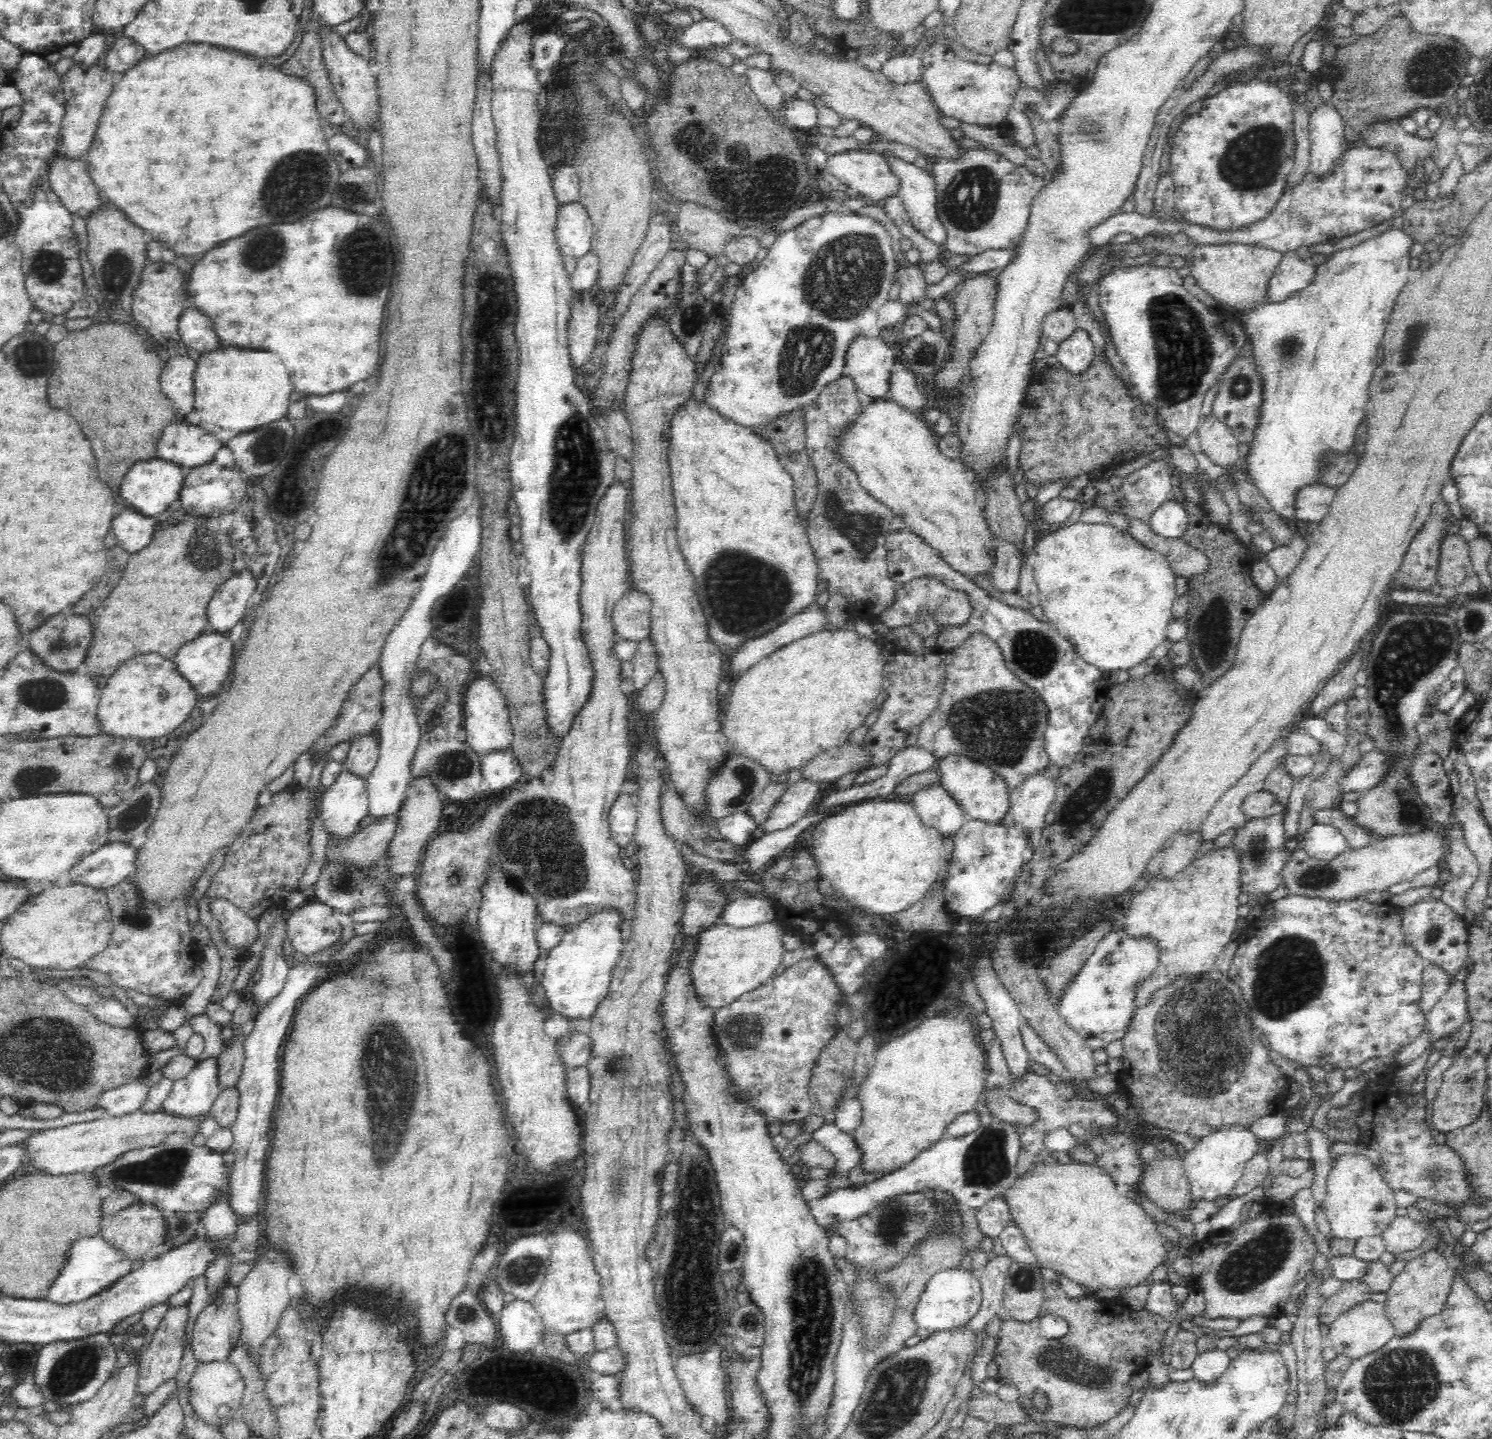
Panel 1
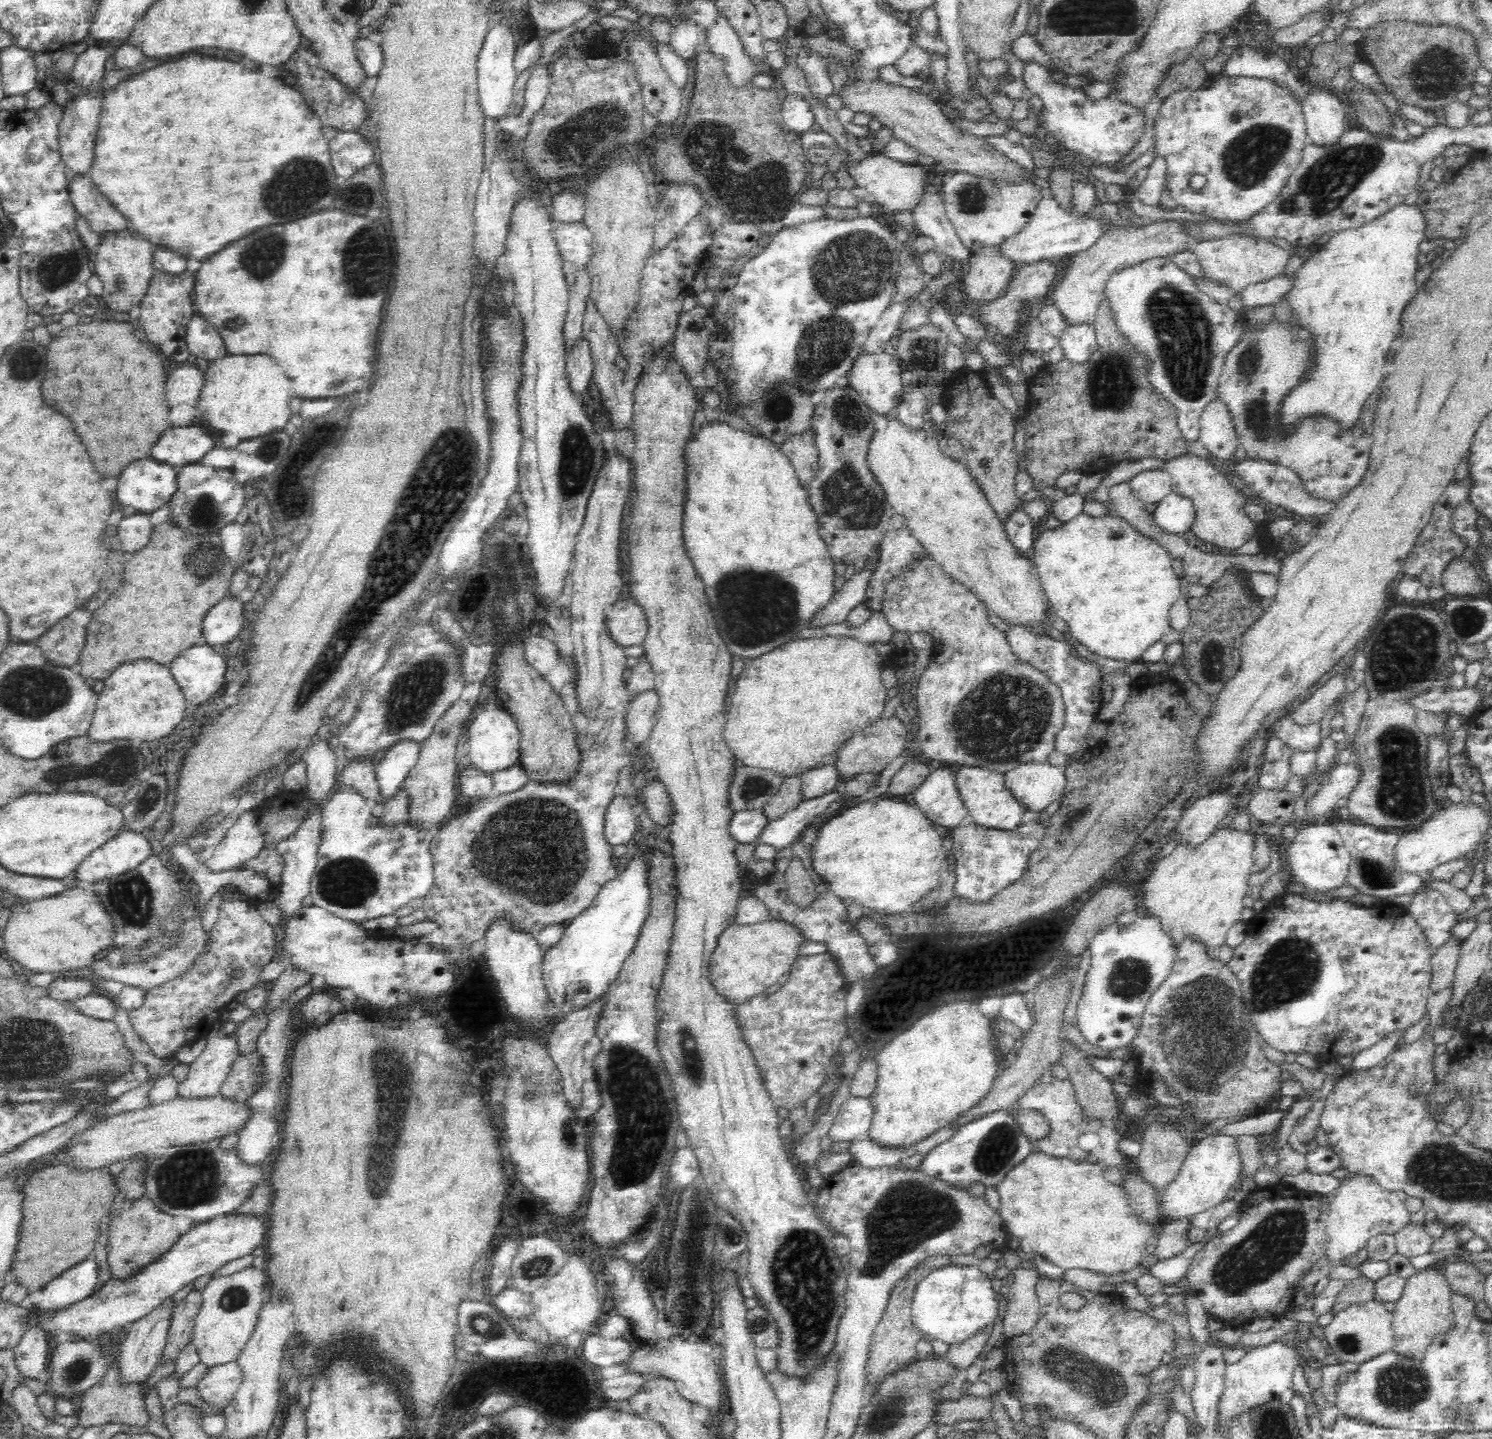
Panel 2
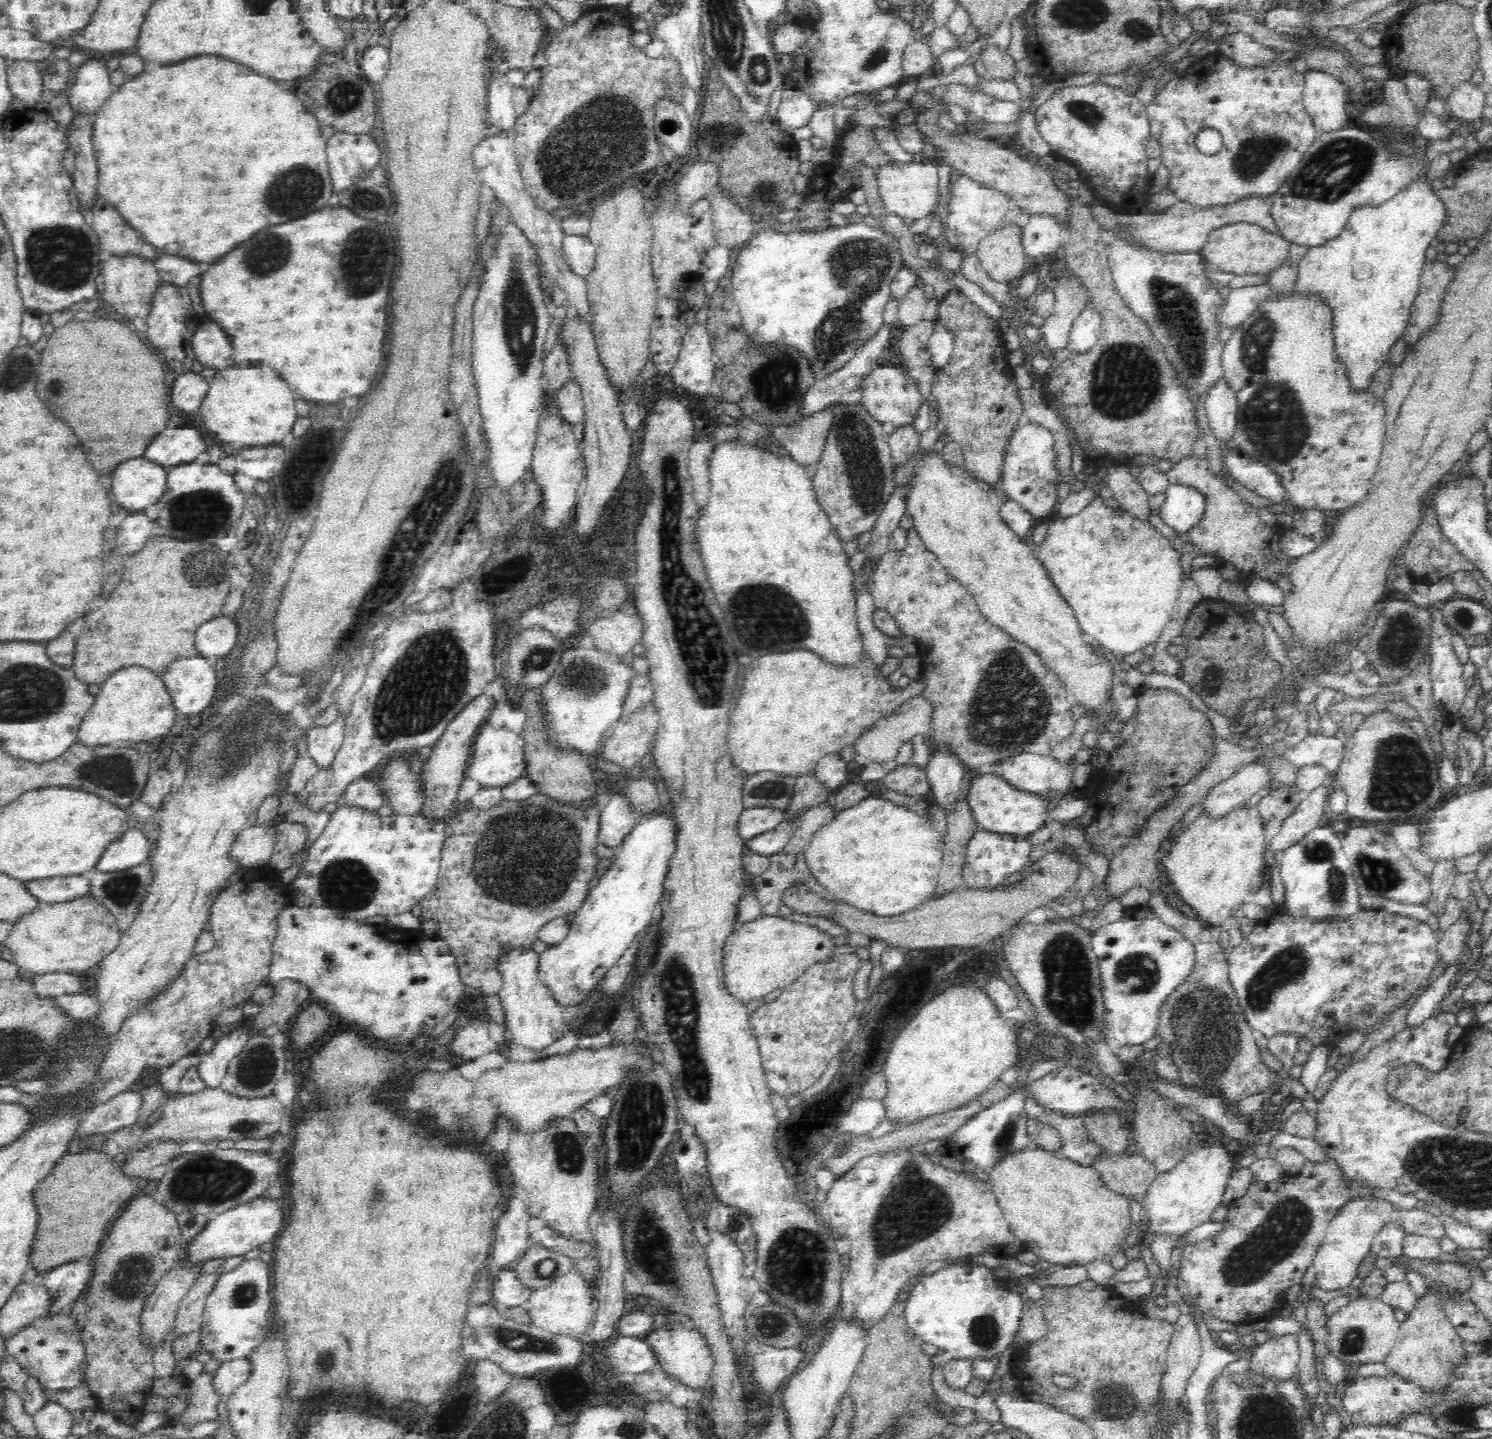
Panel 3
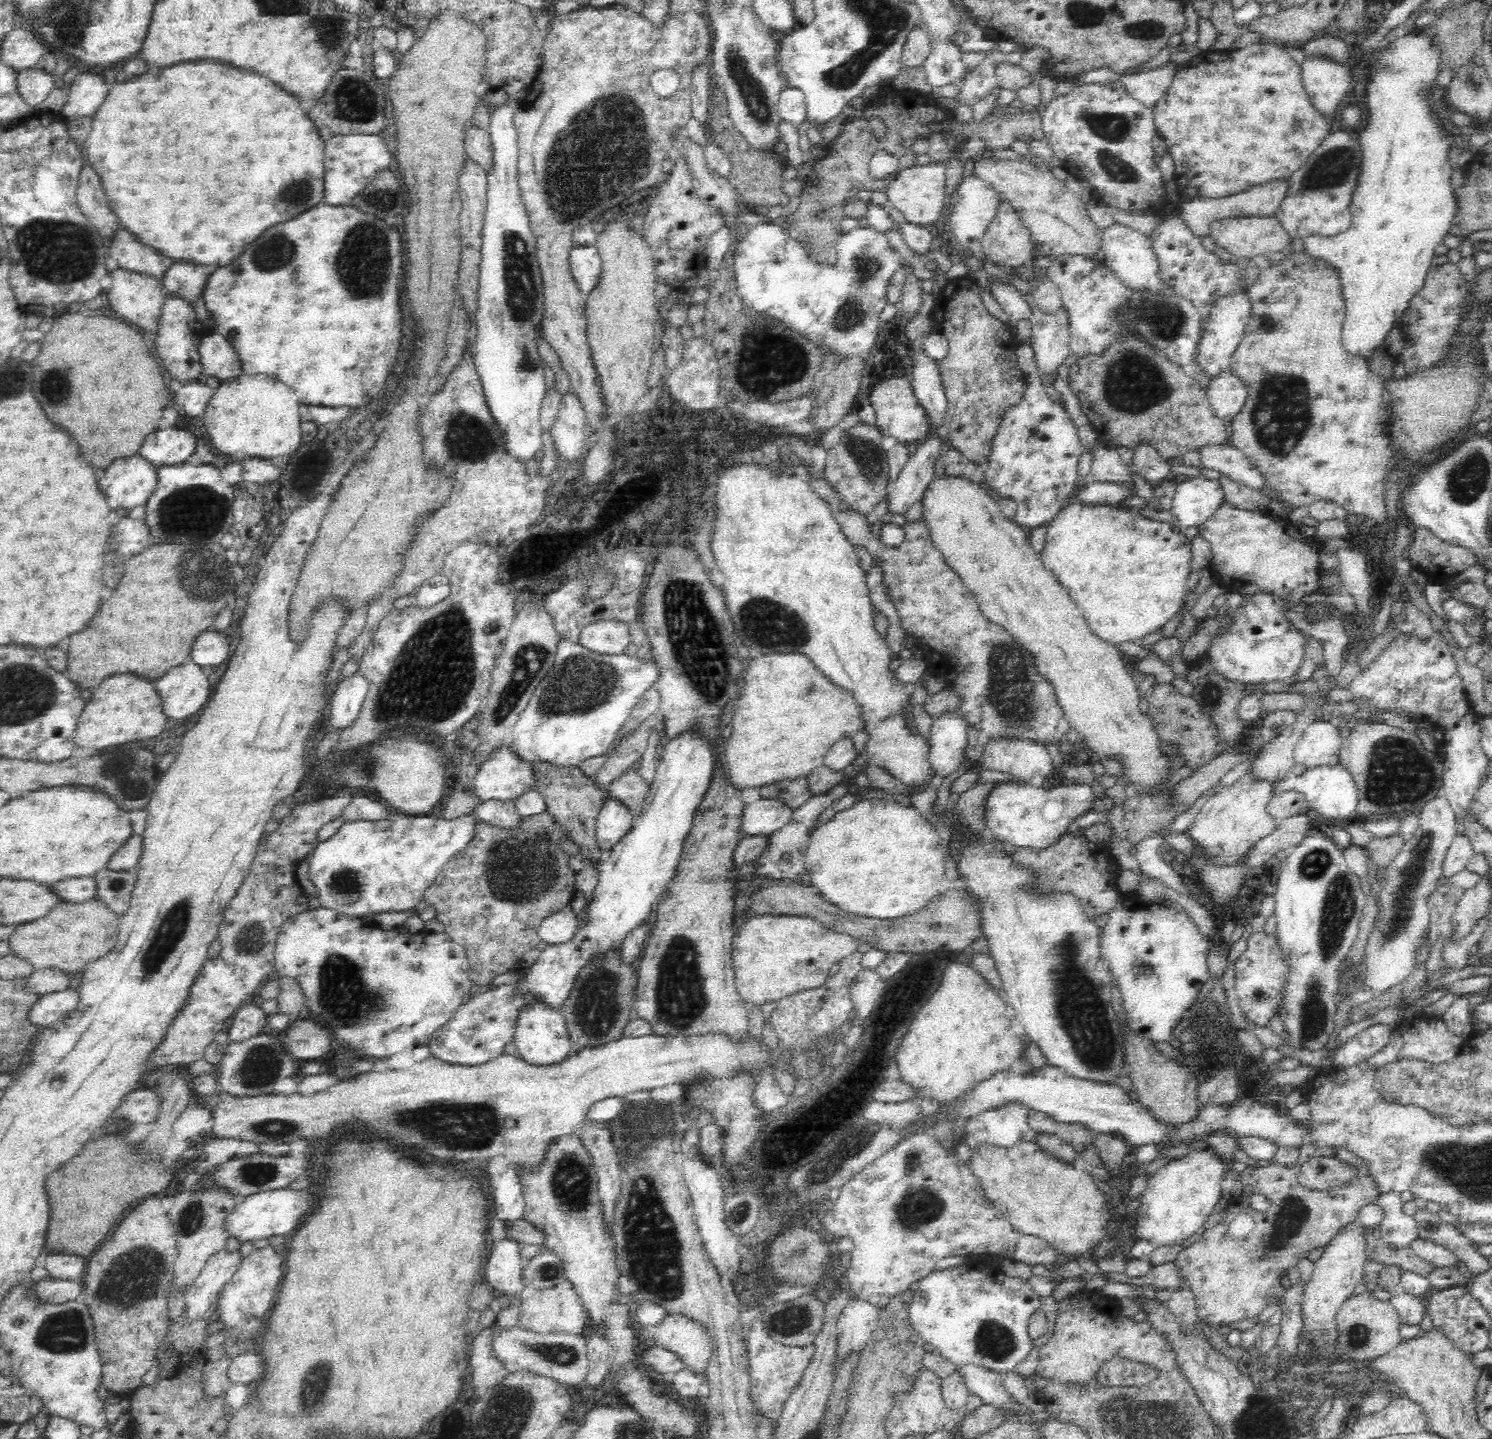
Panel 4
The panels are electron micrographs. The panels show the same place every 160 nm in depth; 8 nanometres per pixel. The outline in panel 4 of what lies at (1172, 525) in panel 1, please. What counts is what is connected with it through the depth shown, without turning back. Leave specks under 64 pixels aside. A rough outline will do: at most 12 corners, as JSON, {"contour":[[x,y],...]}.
{"contour":[[1216,479],[1177,481],[1178,528],[1200,526],[1225,502]]}

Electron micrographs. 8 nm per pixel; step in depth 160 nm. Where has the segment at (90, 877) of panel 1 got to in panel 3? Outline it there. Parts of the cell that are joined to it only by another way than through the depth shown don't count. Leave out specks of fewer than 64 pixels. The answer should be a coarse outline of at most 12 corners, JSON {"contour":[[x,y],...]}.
{"contour":[[128,829],[96,869],[120,872],[148,860],[152,838]]}

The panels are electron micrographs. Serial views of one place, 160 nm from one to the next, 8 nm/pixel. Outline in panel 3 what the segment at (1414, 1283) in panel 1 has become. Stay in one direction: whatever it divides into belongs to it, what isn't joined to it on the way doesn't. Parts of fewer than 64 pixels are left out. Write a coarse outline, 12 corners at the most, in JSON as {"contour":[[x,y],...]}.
{"contour":[[1435,1287],[1400,1323],[1383,1360],[1444,1396],[1468,1358]]}

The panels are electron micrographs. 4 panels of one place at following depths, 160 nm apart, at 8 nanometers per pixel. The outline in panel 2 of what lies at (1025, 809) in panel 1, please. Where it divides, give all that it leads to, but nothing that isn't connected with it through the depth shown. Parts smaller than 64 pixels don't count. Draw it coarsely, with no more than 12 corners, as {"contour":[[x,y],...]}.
{"contour":[[1025,762],[1005,772],[1006,789],[1041,812],[1066,789],[1066,773]]}

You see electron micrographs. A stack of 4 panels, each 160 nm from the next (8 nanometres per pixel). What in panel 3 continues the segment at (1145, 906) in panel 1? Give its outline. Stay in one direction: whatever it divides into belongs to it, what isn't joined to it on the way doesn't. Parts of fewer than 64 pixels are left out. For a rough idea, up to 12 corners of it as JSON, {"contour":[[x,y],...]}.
{"contour":[[1202,810],[1160,861],[1218,933],[1264,865],[1265,822]]}

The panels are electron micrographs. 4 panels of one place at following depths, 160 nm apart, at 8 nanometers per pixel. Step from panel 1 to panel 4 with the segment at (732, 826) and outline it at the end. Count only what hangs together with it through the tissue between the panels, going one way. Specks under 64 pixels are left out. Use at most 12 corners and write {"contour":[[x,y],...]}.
{"contour":[[756,800],[743,809],[741,831],[769,836],[793,812],[780,800]]}

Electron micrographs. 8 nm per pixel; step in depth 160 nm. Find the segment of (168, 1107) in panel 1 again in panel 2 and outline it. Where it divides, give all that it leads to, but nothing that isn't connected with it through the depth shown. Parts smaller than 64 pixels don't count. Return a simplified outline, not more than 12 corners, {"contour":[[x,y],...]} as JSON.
{"contour":[[214,1024],[178,1095],[214,1096],[238,1058]]}

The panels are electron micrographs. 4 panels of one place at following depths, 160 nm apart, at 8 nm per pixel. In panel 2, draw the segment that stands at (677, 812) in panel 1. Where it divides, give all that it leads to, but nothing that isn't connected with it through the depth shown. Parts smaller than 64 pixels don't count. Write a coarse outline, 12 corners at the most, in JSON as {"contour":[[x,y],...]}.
{"contour":[[657,779],[642,788],[650,820],[668,828],[671,801]]}

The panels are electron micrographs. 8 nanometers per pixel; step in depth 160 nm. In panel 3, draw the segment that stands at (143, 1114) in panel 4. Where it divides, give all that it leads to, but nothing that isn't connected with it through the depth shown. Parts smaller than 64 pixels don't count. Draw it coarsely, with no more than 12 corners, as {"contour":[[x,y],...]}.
{"contour":[[121,1092],[96,1105],[78,1137],[132,1127],[142,1093]]}

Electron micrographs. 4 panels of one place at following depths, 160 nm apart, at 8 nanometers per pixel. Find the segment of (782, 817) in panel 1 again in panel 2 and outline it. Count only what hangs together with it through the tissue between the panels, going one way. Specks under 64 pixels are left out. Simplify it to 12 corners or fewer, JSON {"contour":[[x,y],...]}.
{"contour":[[834,764],[814,765],[800,779],[805,800],[833,792],[843,781]]}

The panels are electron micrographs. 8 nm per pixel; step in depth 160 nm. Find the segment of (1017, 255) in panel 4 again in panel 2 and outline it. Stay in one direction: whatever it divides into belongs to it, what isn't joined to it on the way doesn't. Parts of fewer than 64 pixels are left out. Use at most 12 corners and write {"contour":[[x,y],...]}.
{"contour":[[1001,245],[976,250],[963,278],[963,298],[992,302],[1019,266]]}

